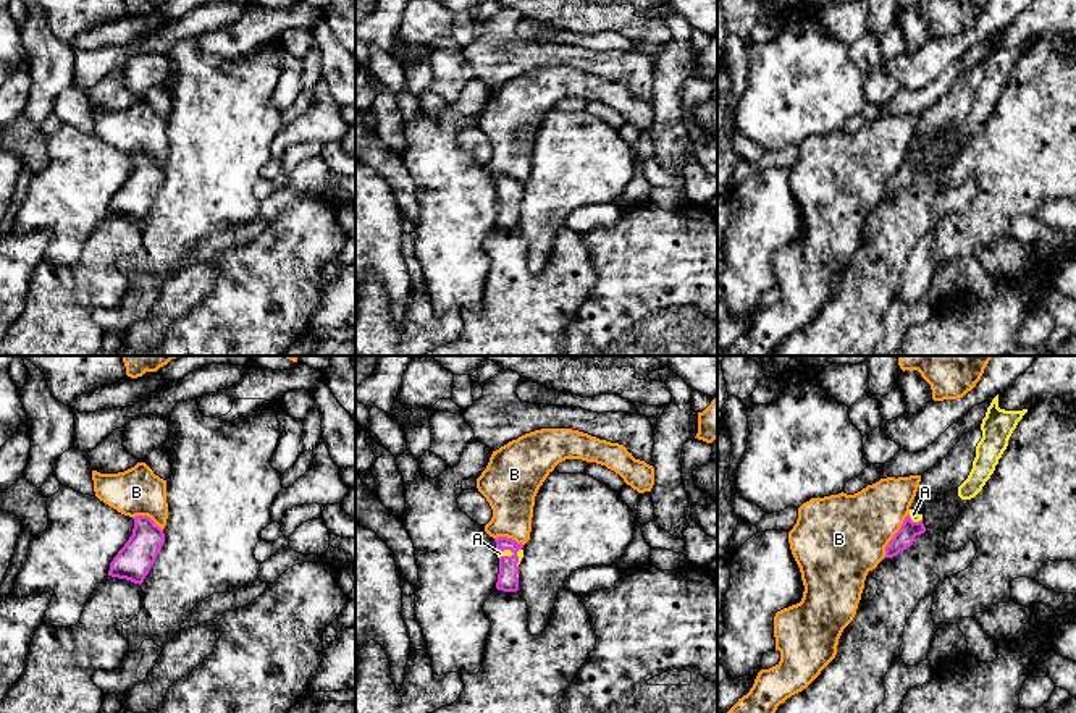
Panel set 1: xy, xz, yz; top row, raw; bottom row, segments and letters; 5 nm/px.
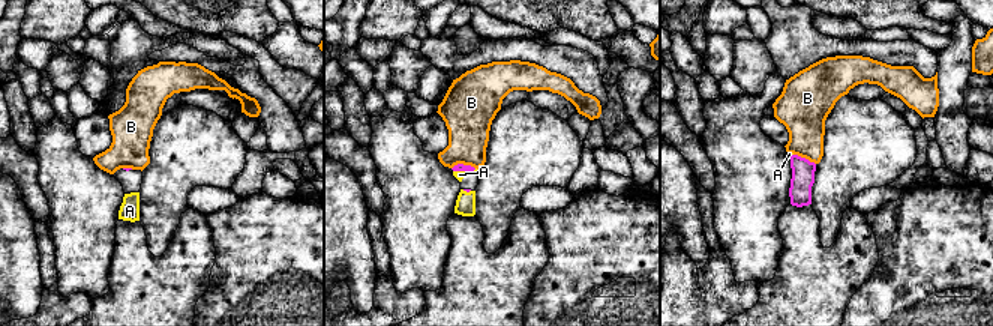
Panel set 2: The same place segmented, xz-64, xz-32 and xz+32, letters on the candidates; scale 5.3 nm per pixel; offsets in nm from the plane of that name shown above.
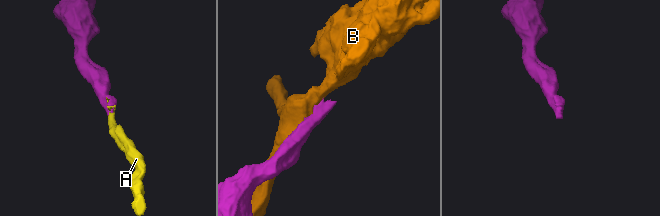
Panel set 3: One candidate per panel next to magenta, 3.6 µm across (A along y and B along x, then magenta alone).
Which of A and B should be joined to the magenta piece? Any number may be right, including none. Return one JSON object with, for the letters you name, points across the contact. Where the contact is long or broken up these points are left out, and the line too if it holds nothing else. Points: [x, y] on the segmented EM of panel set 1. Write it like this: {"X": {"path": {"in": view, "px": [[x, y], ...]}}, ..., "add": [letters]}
{"A": {"path": {"in": "xz", "px": [[508, 581], [508, 563], [512, 552], [500, 553]]}}, "add": ["A"]}

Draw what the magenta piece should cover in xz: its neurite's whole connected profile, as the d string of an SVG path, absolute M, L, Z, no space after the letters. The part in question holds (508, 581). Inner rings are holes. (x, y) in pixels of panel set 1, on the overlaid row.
M498 537L496 555L499 558L499 574L496 589L502 592L519 590L519 564L523 558L523 545L507 537Z

